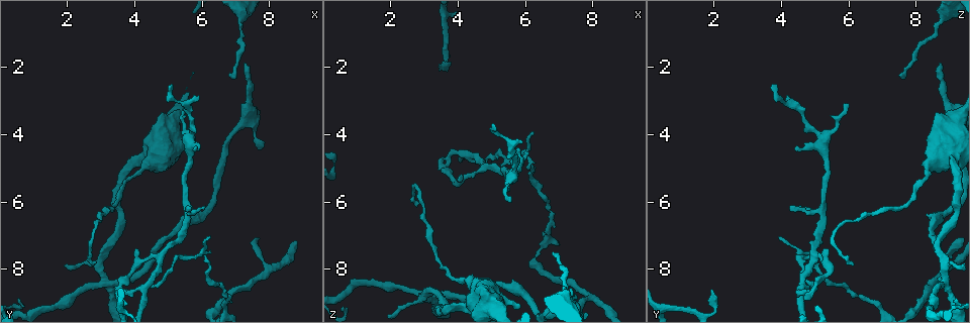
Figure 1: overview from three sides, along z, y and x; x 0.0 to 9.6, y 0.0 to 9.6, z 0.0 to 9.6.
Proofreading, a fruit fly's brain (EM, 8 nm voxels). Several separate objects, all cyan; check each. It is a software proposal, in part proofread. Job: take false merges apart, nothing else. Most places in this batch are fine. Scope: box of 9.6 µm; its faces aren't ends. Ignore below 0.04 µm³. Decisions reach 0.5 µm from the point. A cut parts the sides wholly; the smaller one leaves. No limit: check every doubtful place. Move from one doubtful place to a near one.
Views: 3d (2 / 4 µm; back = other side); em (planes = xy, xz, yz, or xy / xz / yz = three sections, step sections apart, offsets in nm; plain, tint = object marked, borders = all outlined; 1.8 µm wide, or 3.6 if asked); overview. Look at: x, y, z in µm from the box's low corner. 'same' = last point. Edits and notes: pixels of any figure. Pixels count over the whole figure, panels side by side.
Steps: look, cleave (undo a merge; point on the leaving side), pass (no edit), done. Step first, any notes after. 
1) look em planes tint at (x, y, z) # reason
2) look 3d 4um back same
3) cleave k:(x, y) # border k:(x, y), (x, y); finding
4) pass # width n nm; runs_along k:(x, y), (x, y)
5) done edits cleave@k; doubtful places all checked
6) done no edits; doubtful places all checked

look em 3.6um planes tint at (6.00, 7.50, 4.65) # abrupt turn

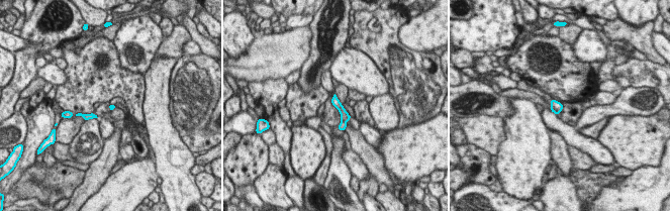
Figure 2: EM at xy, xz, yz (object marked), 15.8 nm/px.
pass # runs_along 2:(334, 98), (344, 113), (343, 127); all the same cell

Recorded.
look 3d 4um at (4.70, 8.05, 4.80) # two arms at a narrow angle

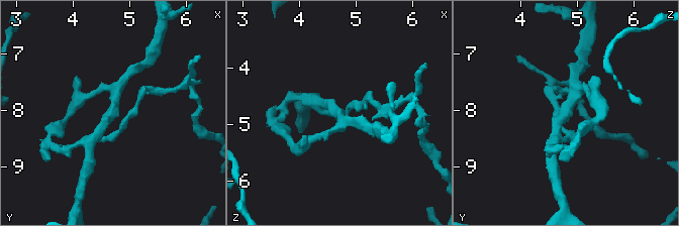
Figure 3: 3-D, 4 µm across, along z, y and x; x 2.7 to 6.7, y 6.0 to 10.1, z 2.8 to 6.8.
look em planes borders at (4.70, 8.05, 4.85) # arms 4

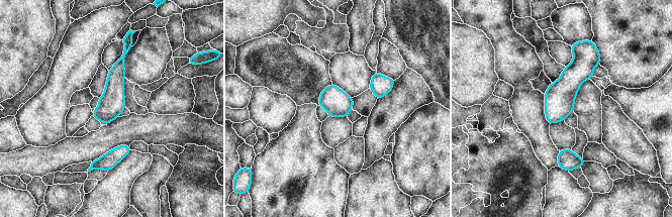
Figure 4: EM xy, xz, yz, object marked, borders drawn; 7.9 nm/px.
pass # runs_along 4:(575, 47), (578, 71), (550, 120); all the same cell

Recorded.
look em planes plain at (3.55, 8.60, 5.00) # closes a loop

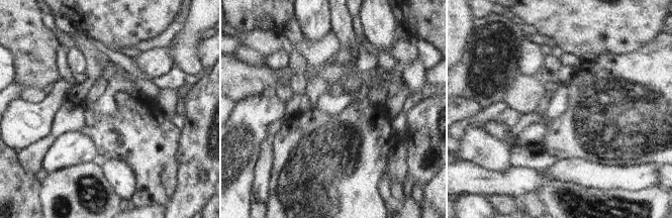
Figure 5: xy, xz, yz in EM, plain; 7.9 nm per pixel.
look em planes tint same

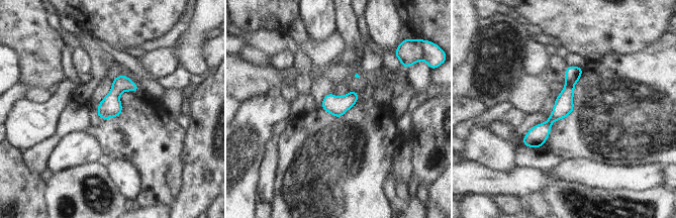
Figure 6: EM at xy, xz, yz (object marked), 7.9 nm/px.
pass # runs_along 6:(579, 70), (564, 106), (525, 142); all the same cell

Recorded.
look 3d 2um at (3.10, 8.35, 8.85) # four or more arms meet

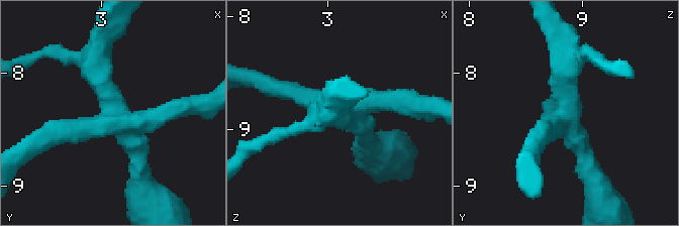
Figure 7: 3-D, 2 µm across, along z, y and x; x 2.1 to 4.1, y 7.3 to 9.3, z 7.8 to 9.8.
look em xy step 16 tint at (3.10, 8.32, 8.86)

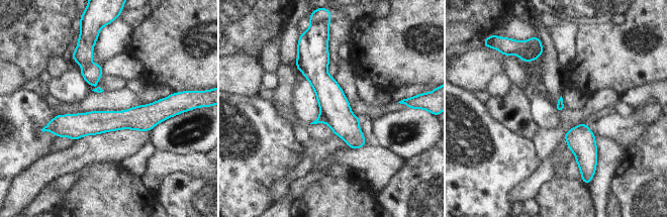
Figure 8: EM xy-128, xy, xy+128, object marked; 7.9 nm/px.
cleave 8:(321, 118) # a second cell is stuck on

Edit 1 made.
done edits cleave@8; doubtful places all checked

